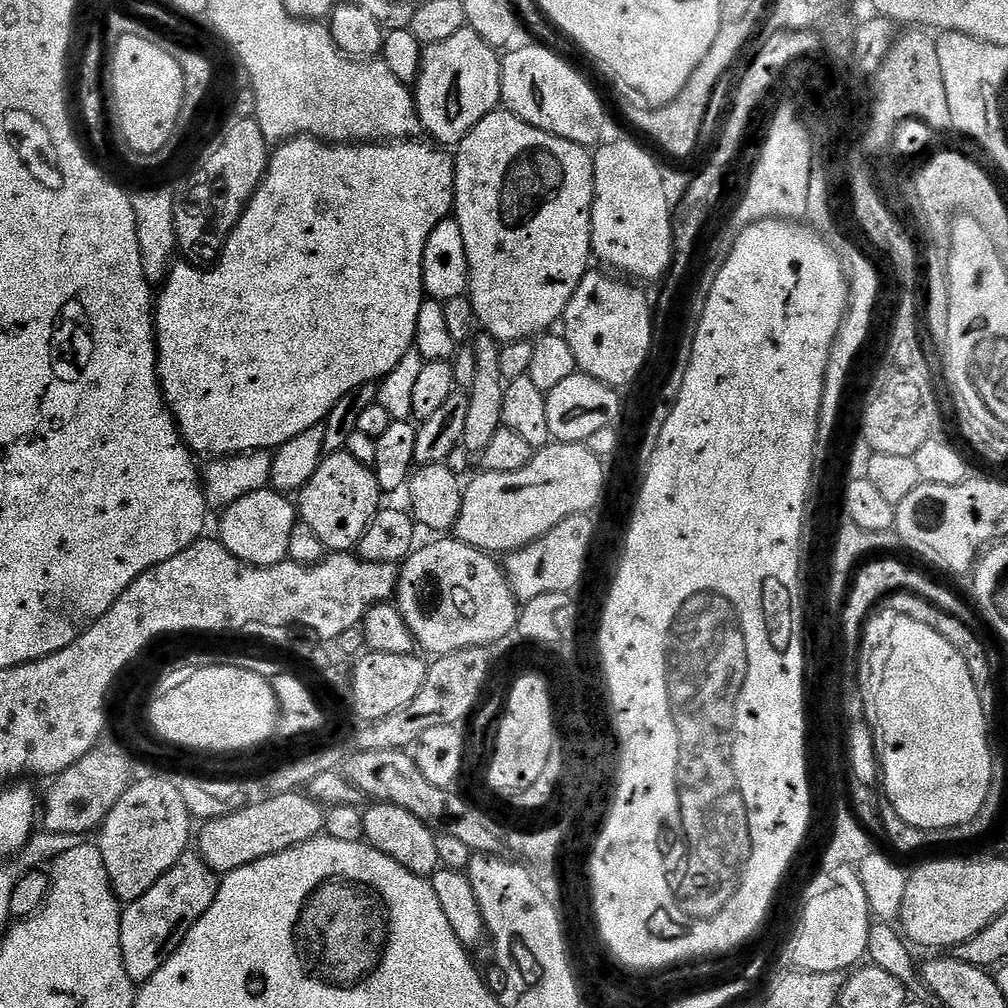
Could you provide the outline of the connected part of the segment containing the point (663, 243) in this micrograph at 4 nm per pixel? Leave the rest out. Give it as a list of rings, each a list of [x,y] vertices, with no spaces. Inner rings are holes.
[[[616,140],[595,149],[592,165],[596,191],[592,203],[593,257],[629,281],[663,281],[672,264],[672,208],[655,158],[632,140]]]

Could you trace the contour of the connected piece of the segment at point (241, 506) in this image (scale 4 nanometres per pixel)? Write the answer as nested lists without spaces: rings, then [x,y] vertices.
[[[269,486],[262,490],[254,490],[254,494],[246,494],[229,508],[223,509],[219,513],[218,539],[224,549],[255,568],[274,566],[288,559],[290,534],[294,534],[294,526],[298,522],[297,505],[288,500],[291,499],[285,493],[277,492]]]

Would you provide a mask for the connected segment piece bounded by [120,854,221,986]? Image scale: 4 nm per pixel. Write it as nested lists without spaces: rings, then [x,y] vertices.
[[[185,854],[173,868],[166,870],[142,898],[127,905],[120,914],[120,945],[126,974],[133,984],[146,983],[178,950],[178,946],[190,934],[192,927],[210,910],[220,889],[221,877],[199,854]]]

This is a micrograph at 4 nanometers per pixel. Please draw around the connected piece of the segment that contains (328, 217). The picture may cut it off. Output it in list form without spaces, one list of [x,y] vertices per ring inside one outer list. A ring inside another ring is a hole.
[[[298,136],[295,140],[285,140],[279,145],[280,148],[271,153],[268,157],[268,168],[264,171],[264,176],[260,180],[260,185],[256,187],[256,192],[248,199],[248,205],[244,207],[244,212],[240,215],[240,220],[232,227],[232,232],[228,240],[224,243],[224,248],[218,259],[211,266],[201,270],[191,262],[176,262],[168,269],[167,276],[164,277],[158,288],[158,295],[154,300],[154,327],[156,330],[156,372],[160,375],[160,389],[164,395],[164,400],[168,403],[168,409],[176,419],[176,429],[184,439],[185,445],[197,457],[219,458],[222,456],[235,456],[241,452],[258,452],[261,450],[275,450],[281,448],[290,438],[298,438],[302,430],[310,430],[310,426],[324,424],[328,419],[330,410],[343,396],[350,394],[350,390],[360,388],[364,384],[376,384],[402,362],[402,358],[408,352],[413,351],[416,342],[416,331],[418,330],[418,310],[422,310],[422,302],[426,298],[424,290],[424,279],[422,278],[422,258],[426,250],[426,242],[438,226],[438,222],[449,219],[453,215],[456,202],[456,165],[453,157],[448,156],[447,151],[433,146],[431,143],[419,144],[421,141],[416,138],[396,138],[391,142],[325,142],[310,136]]]

